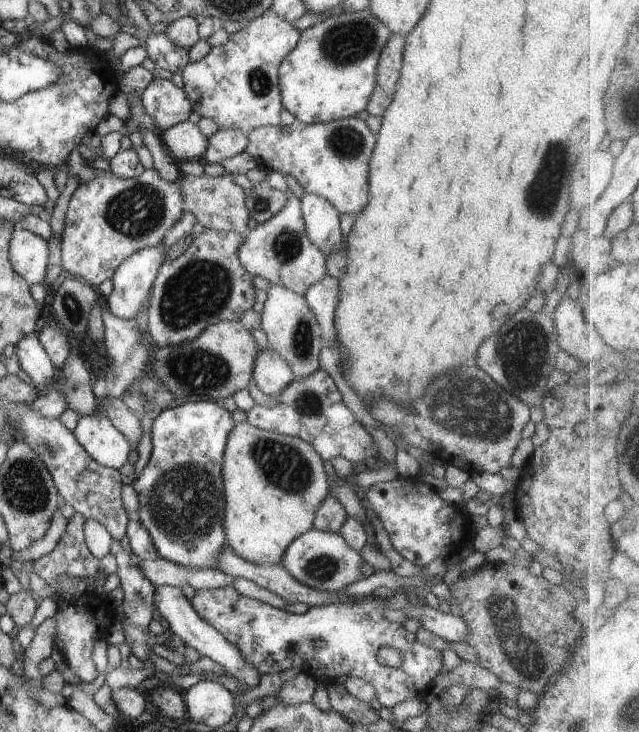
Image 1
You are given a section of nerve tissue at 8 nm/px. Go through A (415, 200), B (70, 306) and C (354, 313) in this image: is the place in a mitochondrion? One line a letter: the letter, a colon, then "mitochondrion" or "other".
A: other
B: mitochondrion
C: other

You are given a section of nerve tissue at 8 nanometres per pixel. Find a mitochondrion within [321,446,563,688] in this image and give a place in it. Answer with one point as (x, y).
(520, 655)

